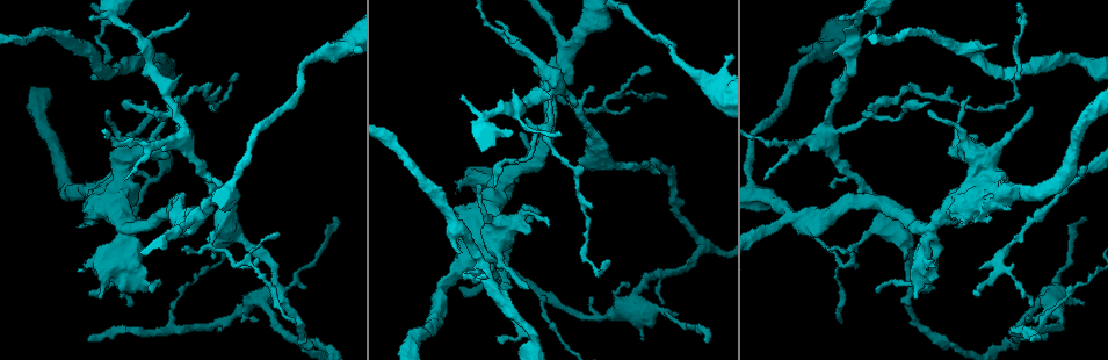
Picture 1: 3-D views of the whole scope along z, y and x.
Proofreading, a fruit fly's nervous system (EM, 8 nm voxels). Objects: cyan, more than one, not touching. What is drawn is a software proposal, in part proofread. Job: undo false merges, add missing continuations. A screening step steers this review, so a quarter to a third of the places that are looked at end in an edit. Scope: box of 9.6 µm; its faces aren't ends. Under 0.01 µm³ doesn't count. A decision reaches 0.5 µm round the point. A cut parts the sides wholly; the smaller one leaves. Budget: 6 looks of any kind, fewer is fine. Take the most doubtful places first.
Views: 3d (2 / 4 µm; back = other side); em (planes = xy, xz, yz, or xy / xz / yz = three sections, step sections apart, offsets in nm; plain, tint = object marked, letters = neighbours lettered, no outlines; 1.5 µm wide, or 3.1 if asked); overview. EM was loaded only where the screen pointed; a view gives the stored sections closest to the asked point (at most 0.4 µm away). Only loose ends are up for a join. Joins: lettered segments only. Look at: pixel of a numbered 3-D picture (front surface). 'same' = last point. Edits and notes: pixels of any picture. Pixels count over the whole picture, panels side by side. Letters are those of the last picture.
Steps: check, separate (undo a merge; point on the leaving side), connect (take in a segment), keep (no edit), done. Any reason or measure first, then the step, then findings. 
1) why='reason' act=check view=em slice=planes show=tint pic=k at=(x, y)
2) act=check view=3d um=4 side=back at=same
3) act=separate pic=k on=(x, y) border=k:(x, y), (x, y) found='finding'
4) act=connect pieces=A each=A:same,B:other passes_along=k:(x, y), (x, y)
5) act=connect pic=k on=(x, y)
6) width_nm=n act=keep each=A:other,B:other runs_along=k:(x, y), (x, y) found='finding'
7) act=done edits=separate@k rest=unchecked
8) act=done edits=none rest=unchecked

why='thin end' act=check view=em slice=yz step=4 show=tint pic=1 at=(978, 268)

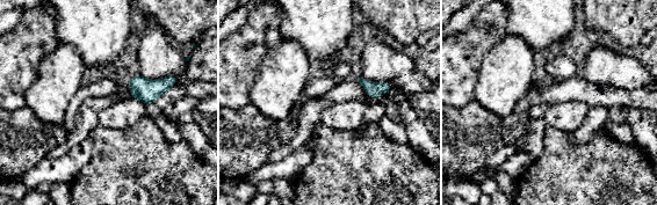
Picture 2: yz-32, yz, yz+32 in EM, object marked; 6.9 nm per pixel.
act=check view=em slice=planes show=letters at=same

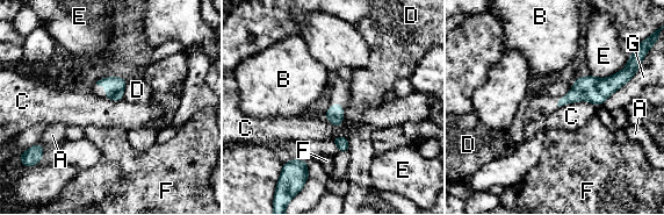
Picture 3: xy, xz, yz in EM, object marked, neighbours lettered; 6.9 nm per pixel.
longest_contact=G:260nm act=keep each=A:other,B:other,C:other,D:other,E:other,F:other,G:other border=3:(594, 105), (572, 101), (562, 106) found='none of them fits'

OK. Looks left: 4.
why='free end' act=check view=em slice=yz step=4 show=tint pic=1 at=(85, 217)

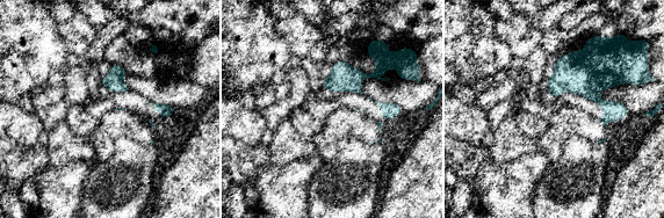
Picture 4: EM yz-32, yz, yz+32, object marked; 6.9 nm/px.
why='another direction' act=check view=em slice=xy step=4 show=letters at=same

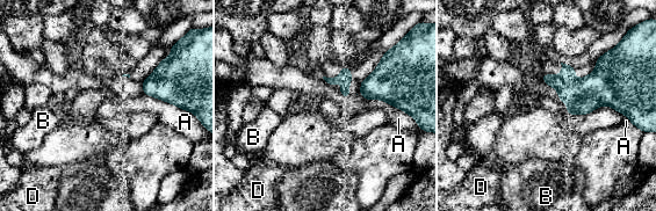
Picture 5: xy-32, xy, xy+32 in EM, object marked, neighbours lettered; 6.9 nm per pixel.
act=keep each=A:other,B:other,D:other border=5:(365, 100), (383, 100), (405, 113) found='none of them fits'

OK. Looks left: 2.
act=done edits=none rest=unchecked

